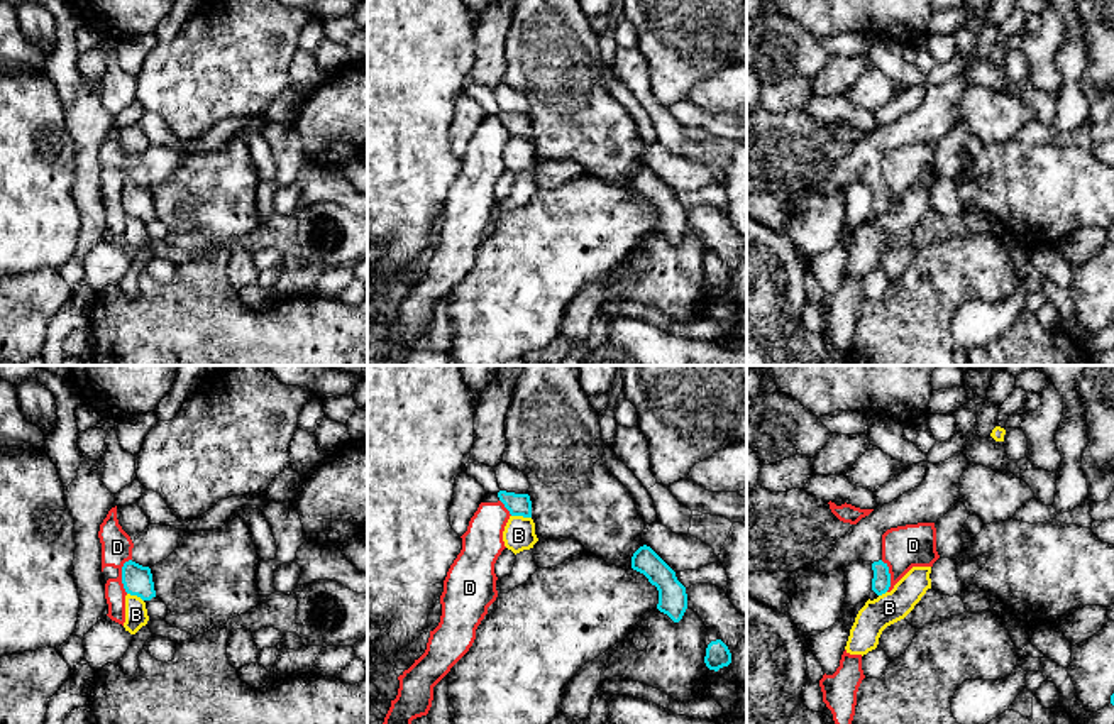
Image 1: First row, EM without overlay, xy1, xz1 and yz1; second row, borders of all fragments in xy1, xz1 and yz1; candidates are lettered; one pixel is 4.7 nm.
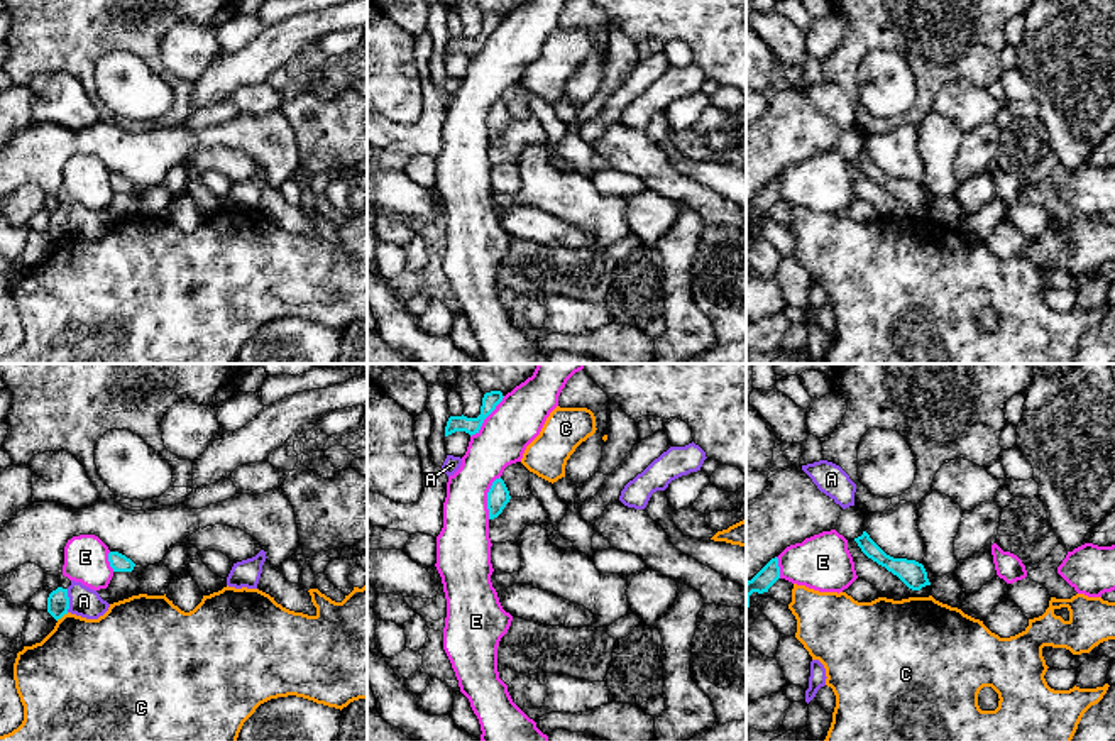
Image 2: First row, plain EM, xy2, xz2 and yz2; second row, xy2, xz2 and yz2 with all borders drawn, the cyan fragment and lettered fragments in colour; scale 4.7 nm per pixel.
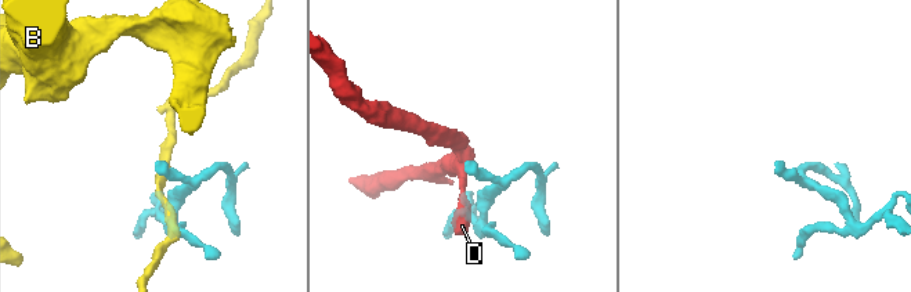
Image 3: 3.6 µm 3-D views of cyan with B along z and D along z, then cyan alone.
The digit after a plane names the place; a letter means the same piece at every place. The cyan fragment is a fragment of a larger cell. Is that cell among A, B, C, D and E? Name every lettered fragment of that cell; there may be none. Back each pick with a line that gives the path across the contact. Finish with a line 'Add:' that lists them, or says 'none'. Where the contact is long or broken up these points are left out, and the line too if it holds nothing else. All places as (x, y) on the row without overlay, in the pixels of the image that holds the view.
Add: none

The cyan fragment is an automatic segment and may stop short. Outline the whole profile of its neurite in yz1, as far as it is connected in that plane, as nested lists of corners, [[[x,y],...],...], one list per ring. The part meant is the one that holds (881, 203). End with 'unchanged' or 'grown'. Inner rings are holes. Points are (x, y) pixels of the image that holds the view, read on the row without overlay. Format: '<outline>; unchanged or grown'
[[[955,74],[945,83],[928,85],[924,101],[894,120],[877,127],[869,137],[862,139],[841,157],[831,173],[819,183],[804,189],[828,195],[847,189],[852,183],[863,181],[872,184],[872,211],[882,217],[891,208],[887,184],[882,183],[882,156],[897,147],[936,144],[960,118],[960,98],[972,86],[962,74]]]; grown

